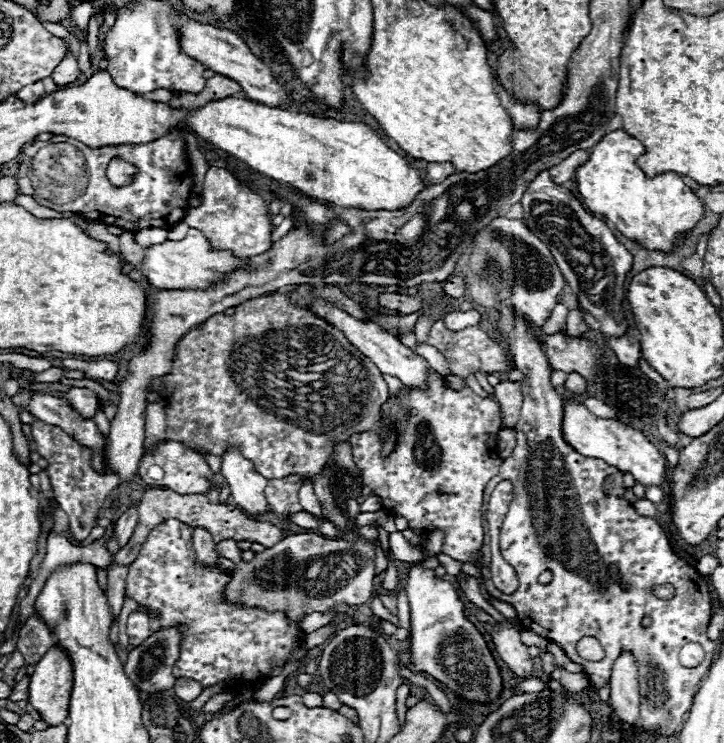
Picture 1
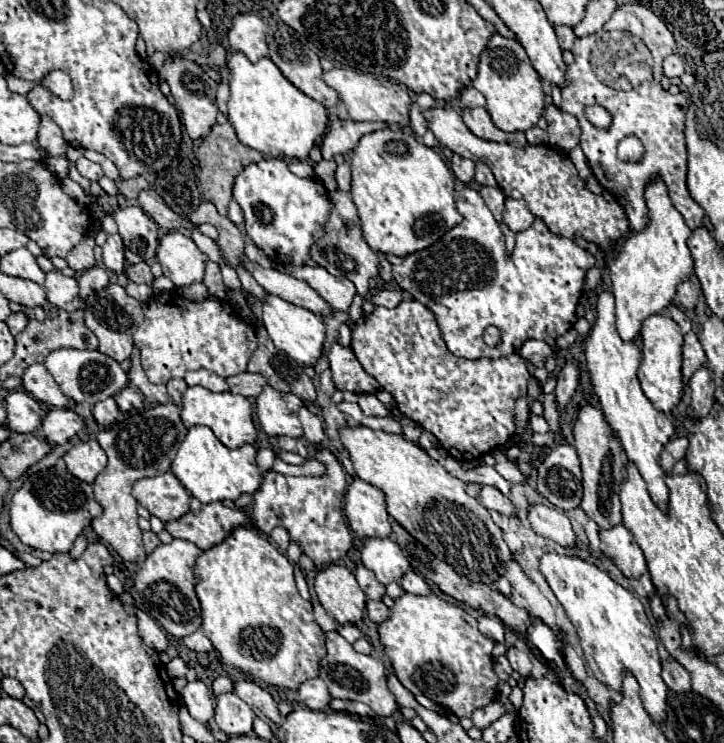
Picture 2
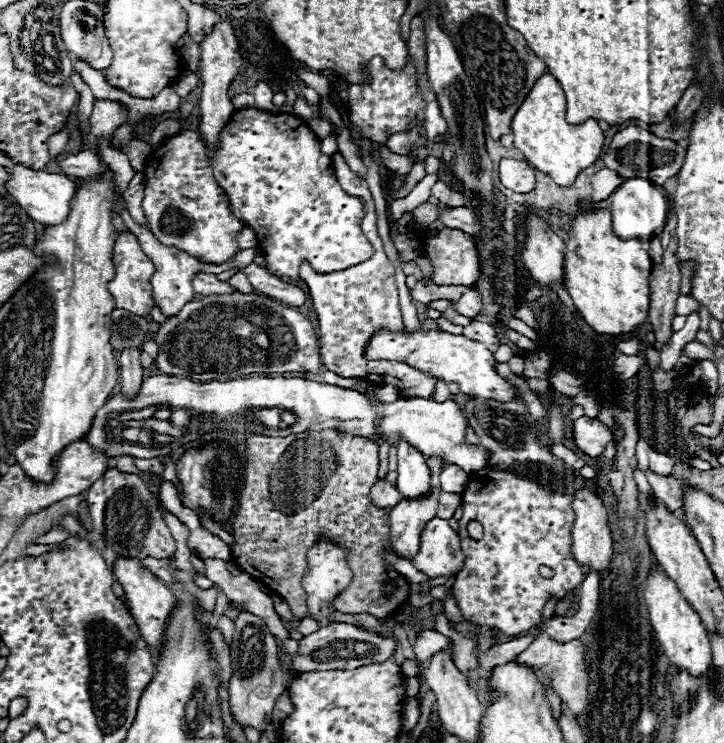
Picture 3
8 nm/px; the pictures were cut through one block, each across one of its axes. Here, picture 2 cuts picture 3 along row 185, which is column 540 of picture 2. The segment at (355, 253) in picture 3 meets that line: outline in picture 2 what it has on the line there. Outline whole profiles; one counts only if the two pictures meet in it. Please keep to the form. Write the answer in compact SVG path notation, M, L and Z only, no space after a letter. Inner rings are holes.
M464 186L456 194L456 206L462 214L462 222L458 226L448 230L436 244L410 254L402 260L402 264L392 266L398 286L436 314L436 322L448 350L460 358L478 360L508 356L518 352L520 346L530 338L546 340L550 346L554 346L554 340L566 334L566 330L570 330L576 322L578 298L584 288L586 272L596 264L594 256L586 248L580 248L572 238L552 234L540 218L536 218L528 230L516 234L516 248L512 254L506 254L500 224L494 220L482 196L472 186ZM488 326L496 326L500 330L500 342L496 346L488 346L484 342L484 330Z

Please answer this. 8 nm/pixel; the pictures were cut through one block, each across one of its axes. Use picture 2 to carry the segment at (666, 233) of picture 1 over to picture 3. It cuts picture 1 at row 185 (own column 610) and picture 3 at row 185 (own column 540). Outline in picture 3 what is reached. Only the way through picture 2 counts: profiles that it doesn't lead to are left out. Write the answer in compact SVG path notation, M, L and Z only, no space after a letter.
M544 74L518 108L512 120L512 134L514 146L524 158L540 172L548 174L558 186L572 186L576 176L598 160L606 138L596 120L588 120L580 126L570 126L566 122L566 96L552 74Z

